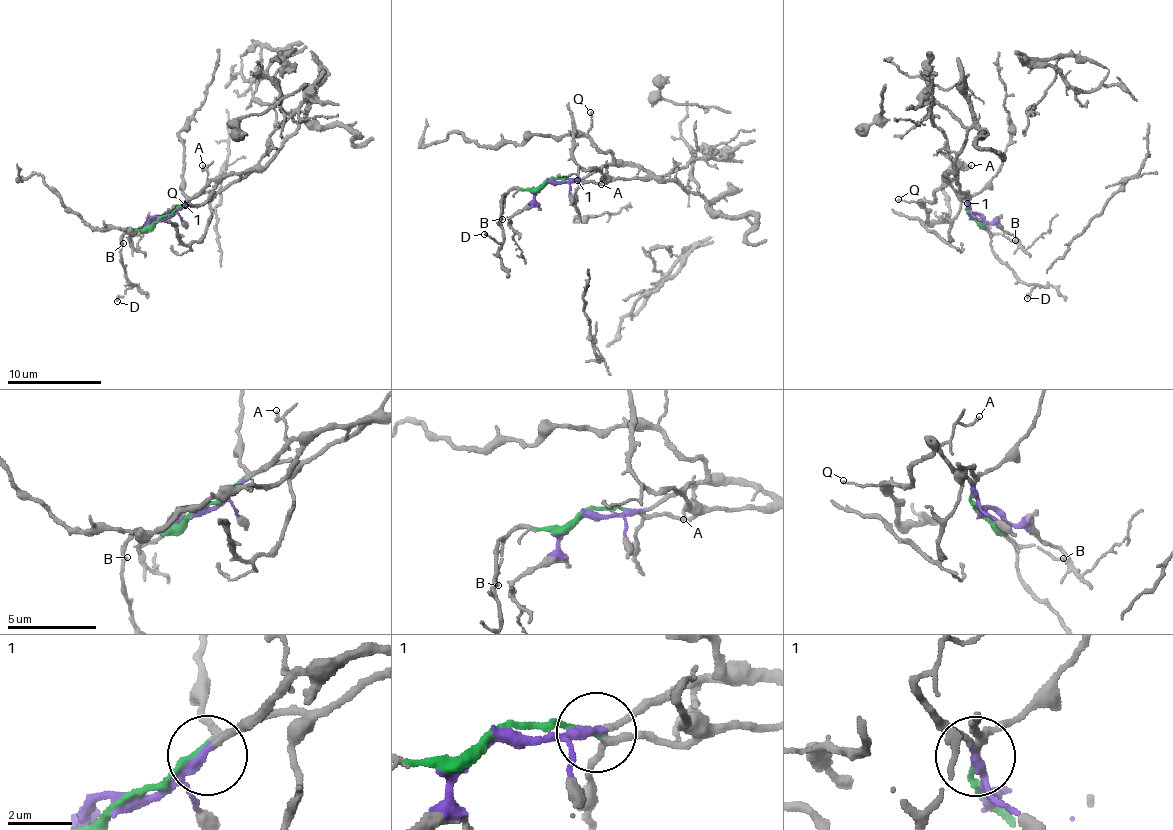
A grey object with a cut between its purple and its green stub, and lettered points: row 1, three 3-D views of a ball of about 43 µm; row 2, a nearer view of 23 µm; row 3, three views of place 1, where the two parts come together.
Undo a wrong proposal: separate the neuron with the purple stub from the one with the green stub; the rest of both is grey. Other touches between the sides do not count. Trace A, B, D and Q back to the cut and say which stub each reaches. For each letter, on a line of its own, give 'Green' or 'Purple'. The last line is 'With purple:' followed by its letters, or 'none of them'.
A: Purple
B: Green
D: Green
Q: Purple
With purple: A, Q

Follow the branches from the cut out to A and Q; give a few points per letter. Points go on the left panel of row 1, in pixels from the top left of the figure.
A: (159, 218), (173, 216), (208, 182), (202, 164)
Q: (159, 218), (173, 216), (210, 182), (213, 190), (200, 205), (185, 205)

